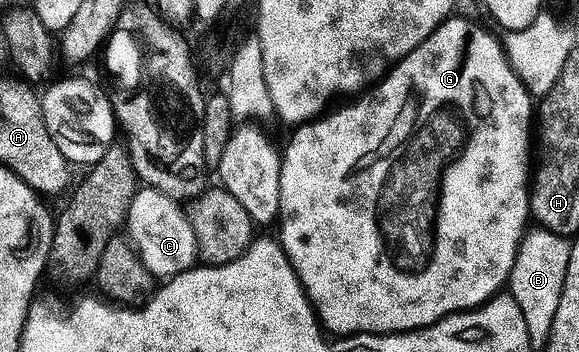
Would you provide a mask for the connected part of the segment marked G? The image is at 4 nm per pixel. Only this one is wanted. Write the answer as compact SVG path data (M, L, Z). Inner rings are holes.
M452 16L441 23L437 32L429 36L417 52L405 56L405 60L393 67L383 81L376 82L362 96L343 104L348 106L340 110L332 109L322 117L300 125L294 131L296 134L292 136L287 150L285 146L282 151L281 245L328 335L410 334L413 330L424 330L451 314L478 310L498 294L504 293L511 281L519 249L529 230L527 222L532 221L533 119L537 106L518 72L511 67L504 43L499 38L495 39L485 27L459 17Z

